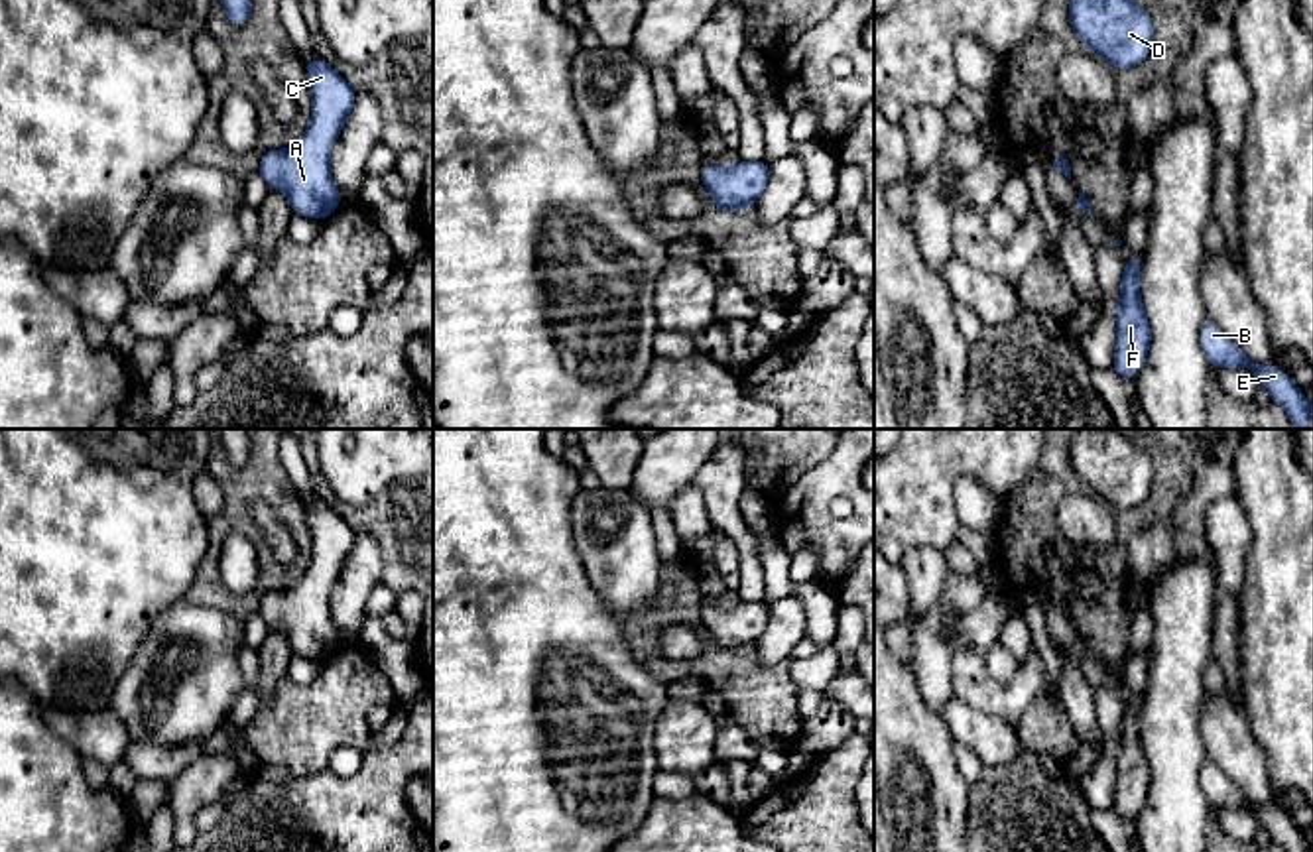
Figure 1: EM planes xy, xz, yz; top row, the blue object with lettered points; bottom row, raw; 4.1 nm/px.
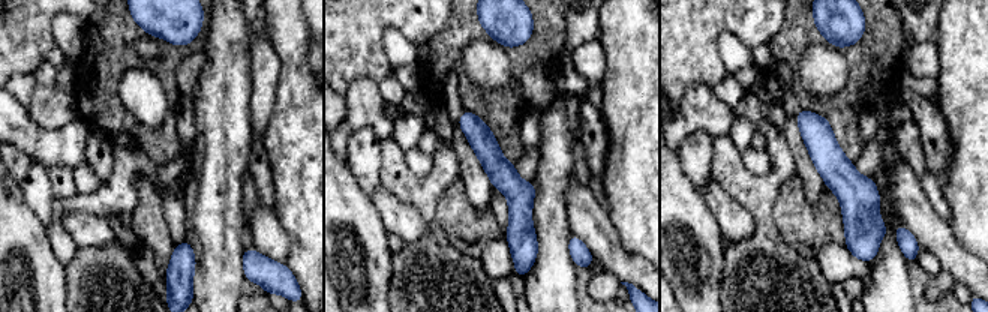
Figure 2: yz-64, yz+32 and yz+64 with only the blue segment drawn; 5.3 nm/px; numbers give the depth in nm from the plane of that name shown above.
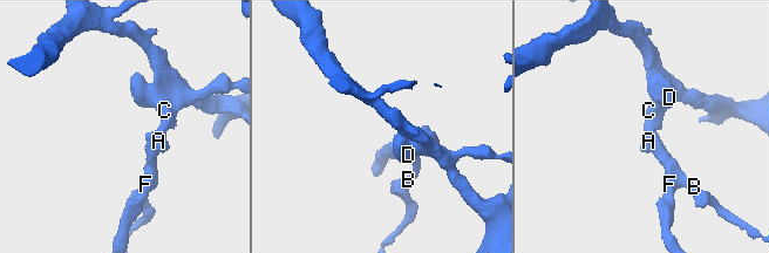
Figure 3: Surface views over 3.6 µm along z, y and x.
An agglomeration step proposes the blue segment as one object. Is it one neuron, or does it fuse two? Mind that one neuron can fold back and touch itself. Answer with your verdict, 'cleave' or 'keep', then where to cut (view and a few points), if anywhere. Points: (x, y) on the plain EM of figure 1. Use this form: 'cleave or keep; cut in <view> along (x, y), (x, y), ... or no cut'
keep; no cut

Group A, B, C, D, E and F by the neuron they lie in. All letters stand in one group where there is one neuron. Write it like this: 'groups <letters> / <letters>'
groups A B C D E F

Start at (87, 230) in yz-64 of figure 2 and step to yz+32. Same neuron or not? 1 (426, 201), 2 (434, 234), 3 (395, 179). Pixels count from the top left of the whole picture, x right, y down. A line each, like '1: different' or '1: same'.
1: different
2: different
3: different

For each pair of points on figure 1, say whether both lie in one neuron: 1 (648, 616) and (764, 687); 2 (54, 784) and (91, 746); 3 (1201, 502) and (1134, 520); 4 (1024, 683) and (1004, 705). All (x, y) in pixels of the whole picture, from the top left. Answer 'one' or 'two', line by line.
1: one
2: two
3: two
4: one

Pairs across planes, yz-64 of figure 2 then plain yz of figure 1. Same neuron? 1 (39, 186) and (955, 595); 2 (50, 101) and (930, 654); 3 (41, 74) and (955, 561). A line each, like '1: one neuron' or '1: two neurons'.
1: one neuron
2: one neuron
3: one neuron

